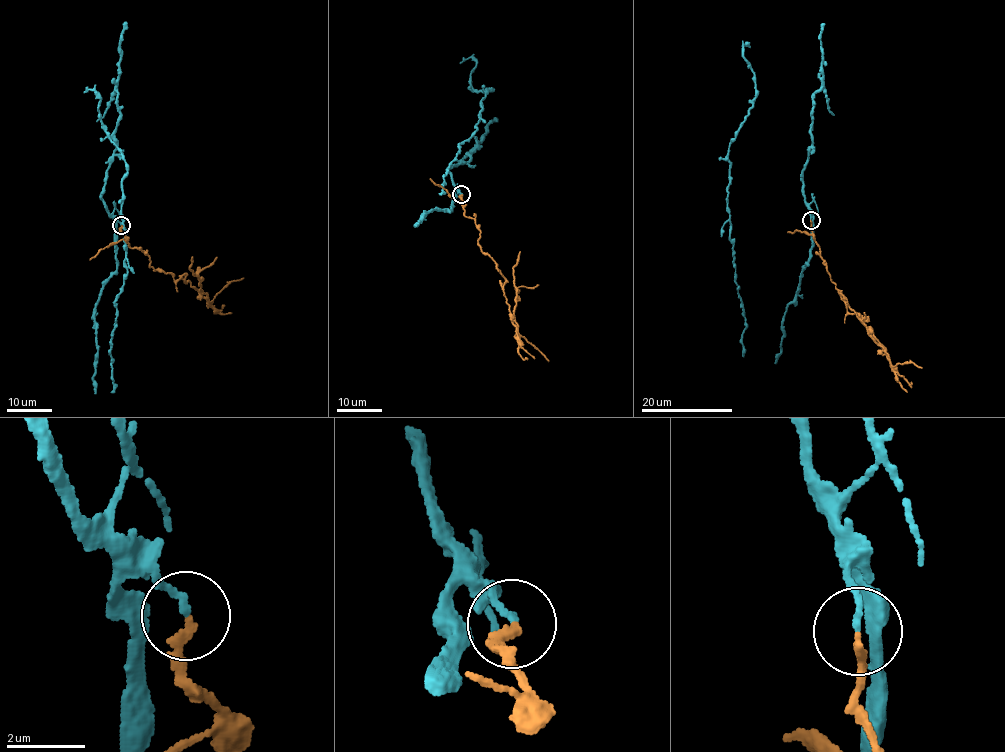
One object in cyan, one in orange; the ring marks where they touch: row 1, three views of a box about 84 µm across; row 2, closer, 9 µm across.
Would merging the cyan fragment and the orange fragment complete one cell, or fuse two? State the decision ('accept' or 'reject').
reject

